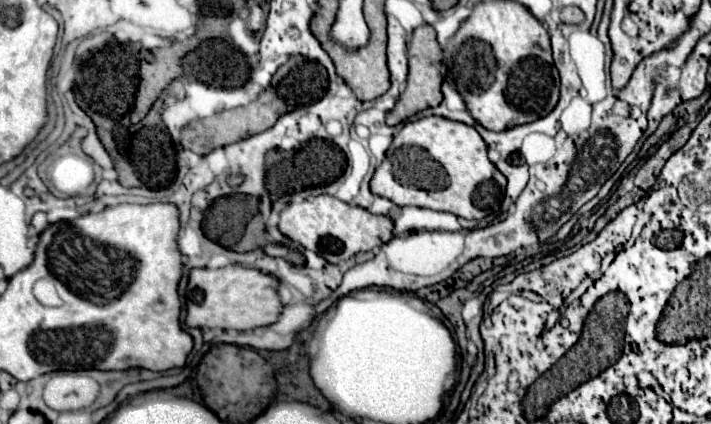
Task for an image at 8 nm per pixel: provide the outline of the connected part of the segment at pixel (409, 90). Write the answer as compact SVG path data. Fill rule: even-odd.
M422 25L414 29L410 49L408 49L408 85L400 95L396 107L386 115L386 123L398 125L422 109L440 105L442 101L440 85L442 85L442 49L436 41L436 31L430 25Z

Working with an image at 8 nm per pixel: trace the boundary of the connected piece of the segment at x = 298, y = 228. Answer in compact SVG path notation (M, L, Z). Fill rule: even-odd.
M307 188L292 195L291 202L280 213L278 229L288 239L322 255L328 263L346 261L358 251L372 251L374 247L392 239L394 223L388 217L374 215L356 205L348 205L332 195L320 194L311 200L310 191L310 188Z

